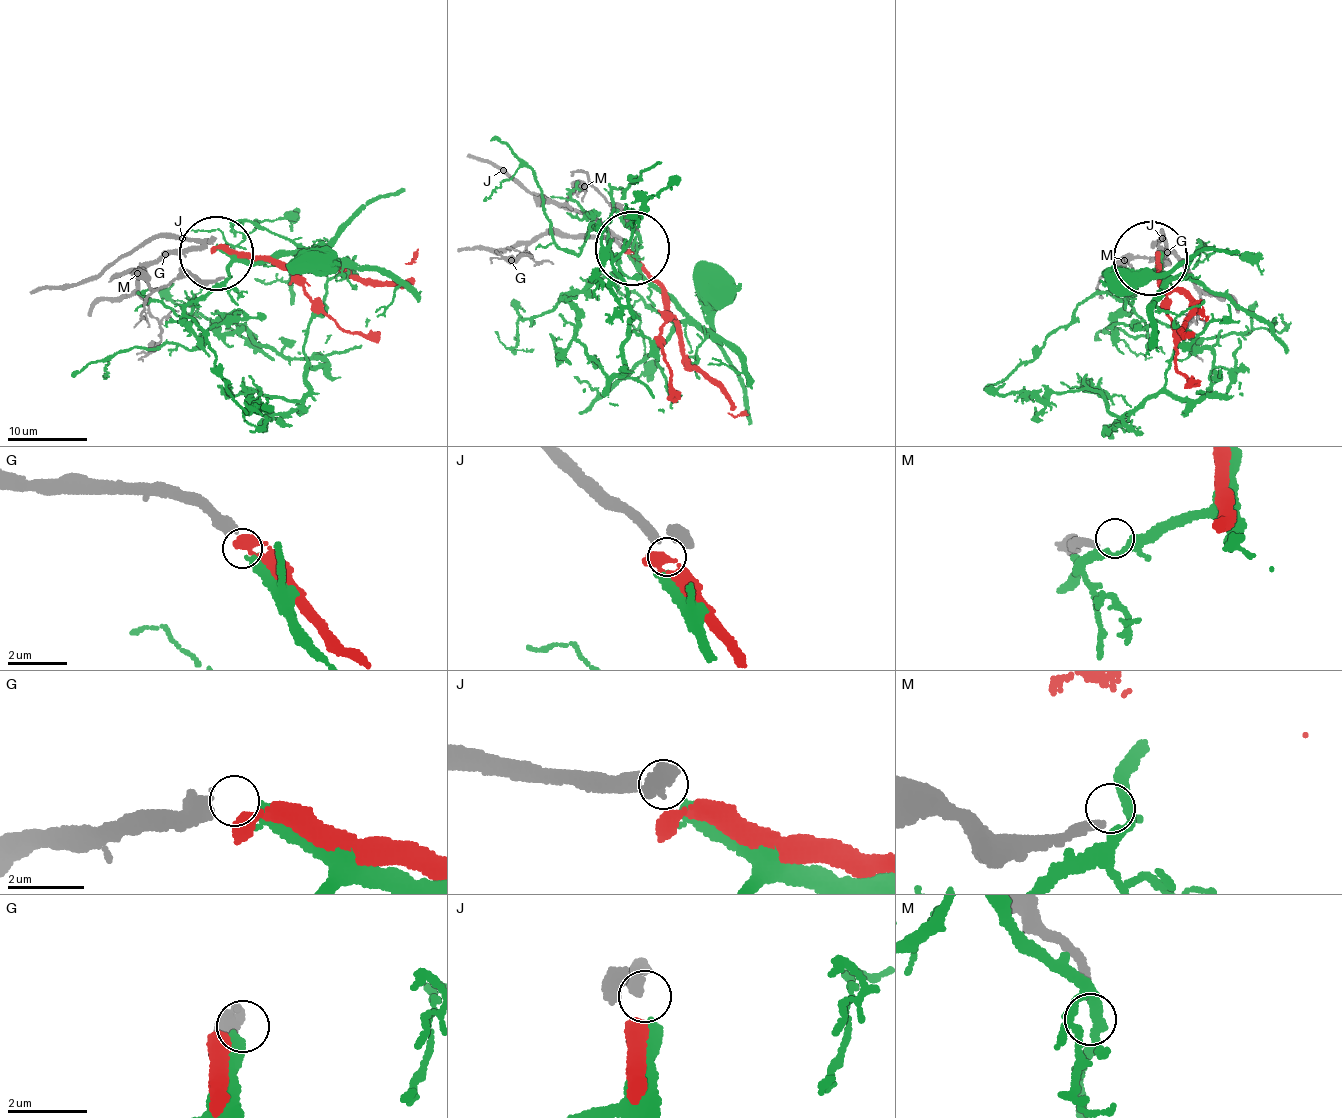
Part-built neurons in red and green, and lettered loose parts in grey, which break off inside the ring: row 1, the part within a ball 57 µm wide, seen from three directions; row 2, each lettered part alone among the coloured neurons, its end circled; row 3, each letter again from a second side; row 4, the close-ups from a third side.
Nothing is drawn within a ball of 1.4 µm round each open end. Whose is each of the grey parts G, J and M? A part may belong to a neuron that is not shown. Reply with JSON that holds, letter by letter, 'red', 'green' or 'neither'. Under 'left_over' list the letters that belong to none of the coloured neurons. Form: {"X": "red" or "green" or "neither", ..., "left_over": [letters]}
{"G": "green", "J": "neither", "M": "neither", "left_over": ["J", "M"]}

